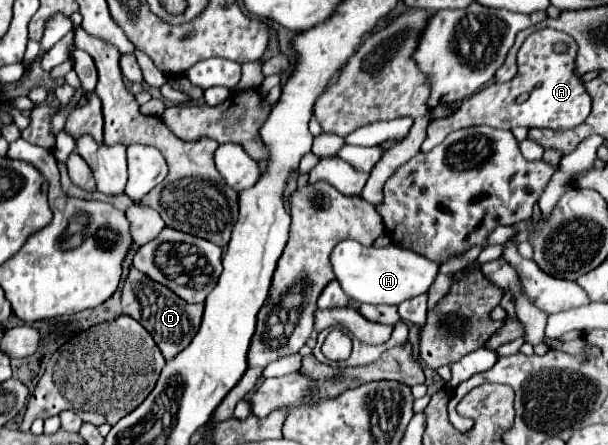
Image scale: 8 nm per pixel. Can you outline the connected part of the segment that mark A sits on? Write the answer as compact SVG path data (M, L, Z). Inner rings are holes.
M544 28L530 34L518 52L518 74L510 82L502 82L502 84L492 82L490 86L472 94L452 116L442 120L432 120L428 124L428 136L422 144L422 152L430 152L434 146L444 142L444 138L450 132L468 126L488 124L492 128L504 128L504 130L506 128L512 130L516 126L568 130L582 124L592 110L592 100L584 88L584 82L576 74L576 50L578 50L576 40L558 30ZM554 42L566 42L570 50L566 54L556 54L552 50ZM536 82L540 82L540 88L534 88ZM524 92L530 92L528 100L516 102L518 96L522 96Z

